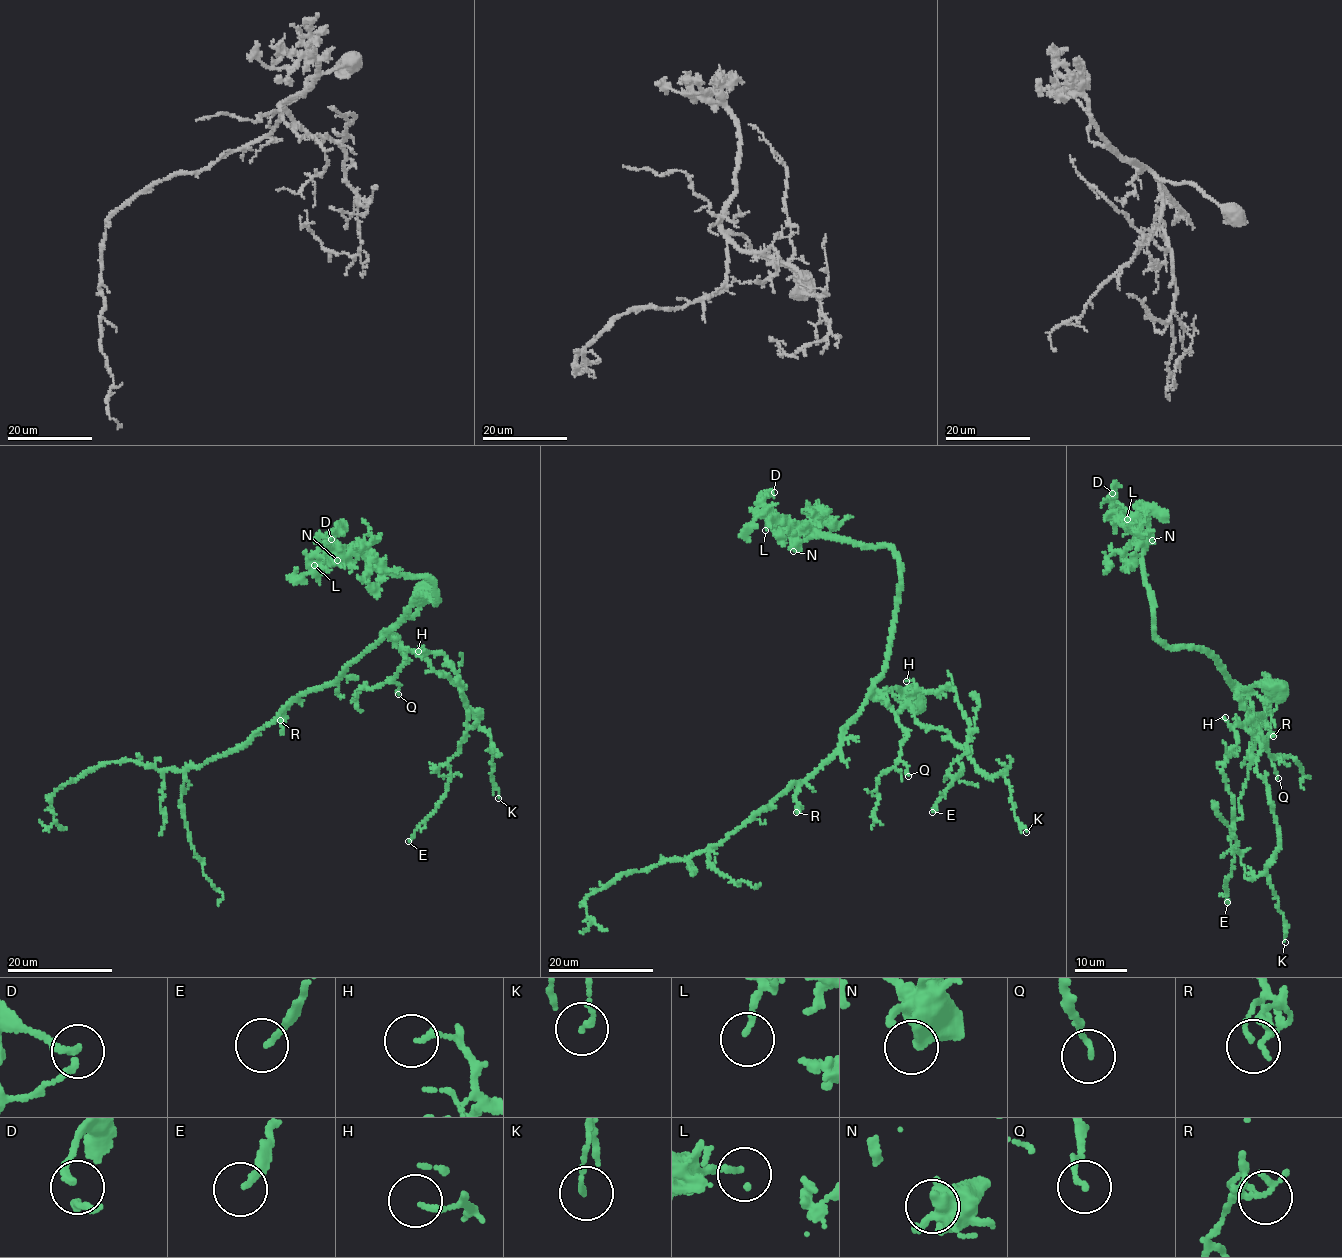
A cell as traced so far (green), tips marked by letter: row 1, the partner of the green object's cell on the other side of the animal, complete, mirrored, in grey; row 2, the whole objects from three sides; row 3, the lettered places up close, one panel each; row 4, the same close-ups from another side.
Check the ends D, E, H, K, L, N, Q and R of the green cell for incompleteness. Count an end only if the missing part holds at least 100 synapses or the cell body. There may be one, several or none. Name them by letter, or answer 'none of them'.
none of them

